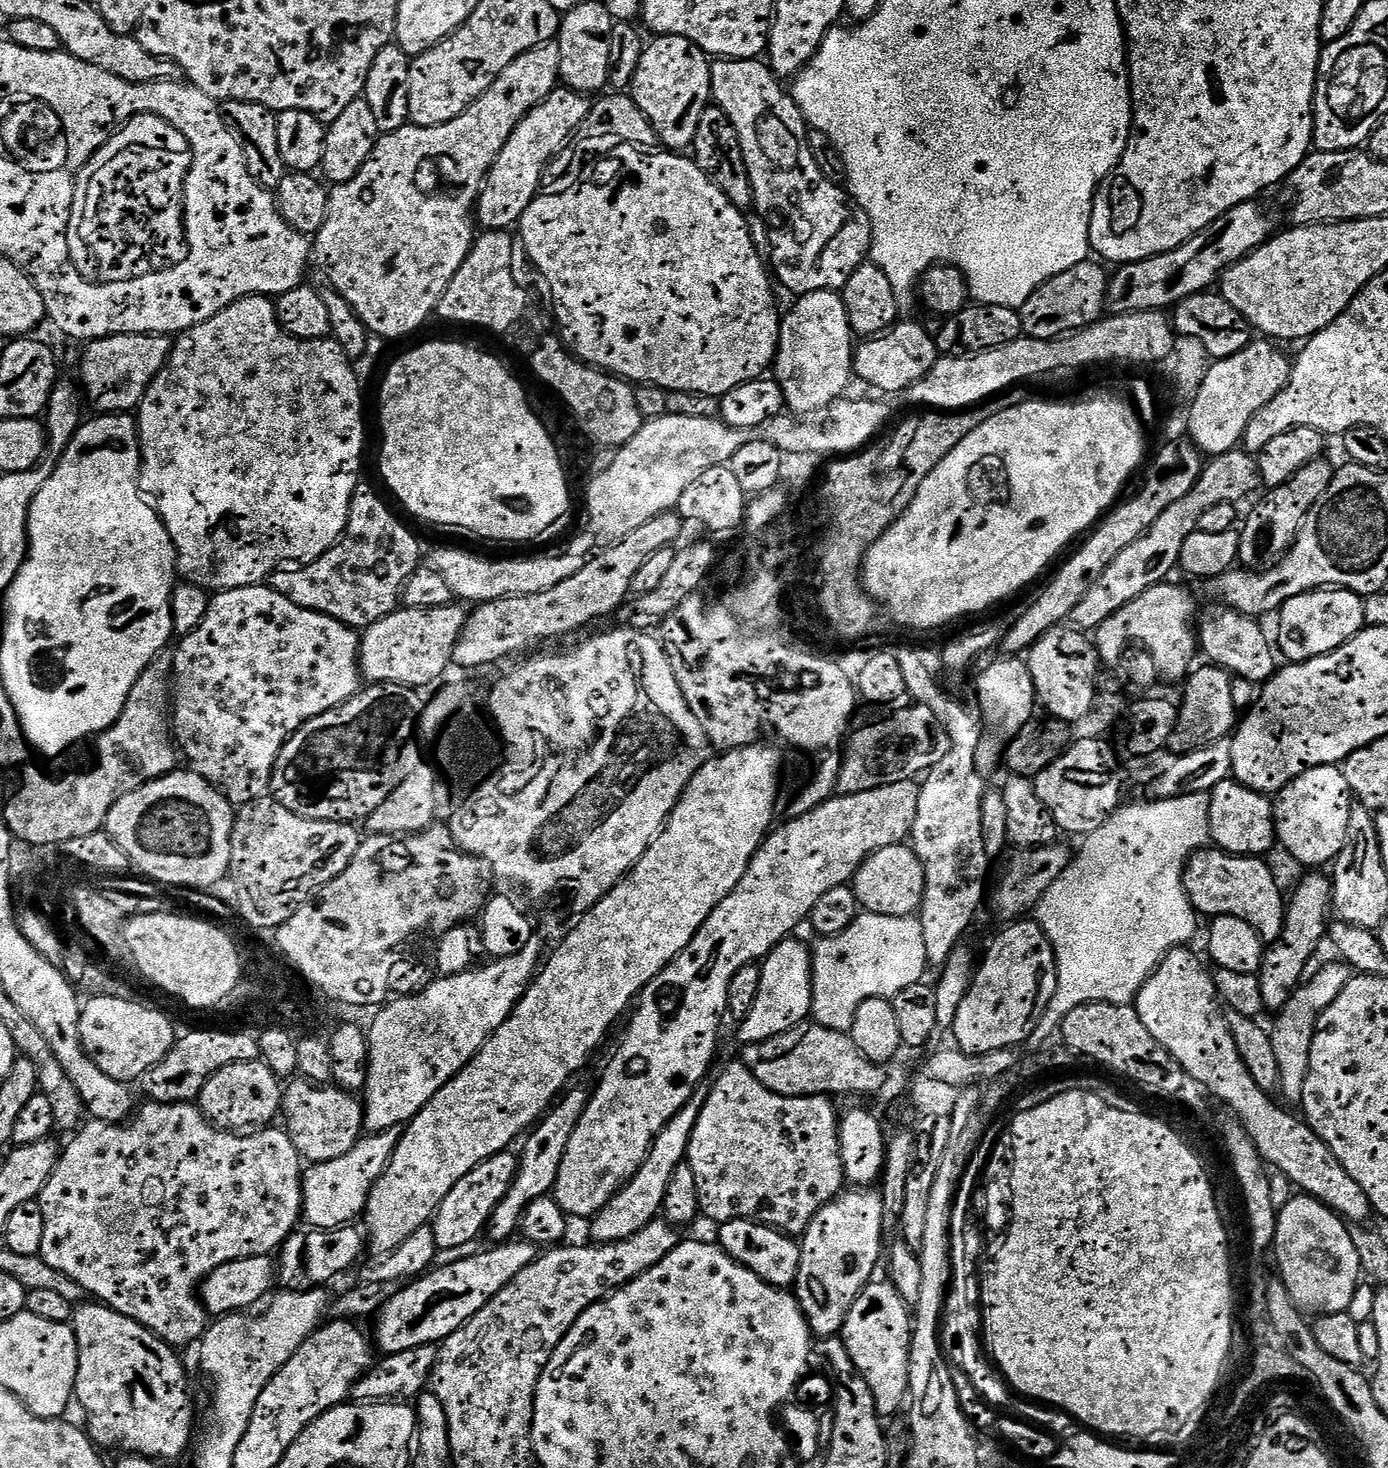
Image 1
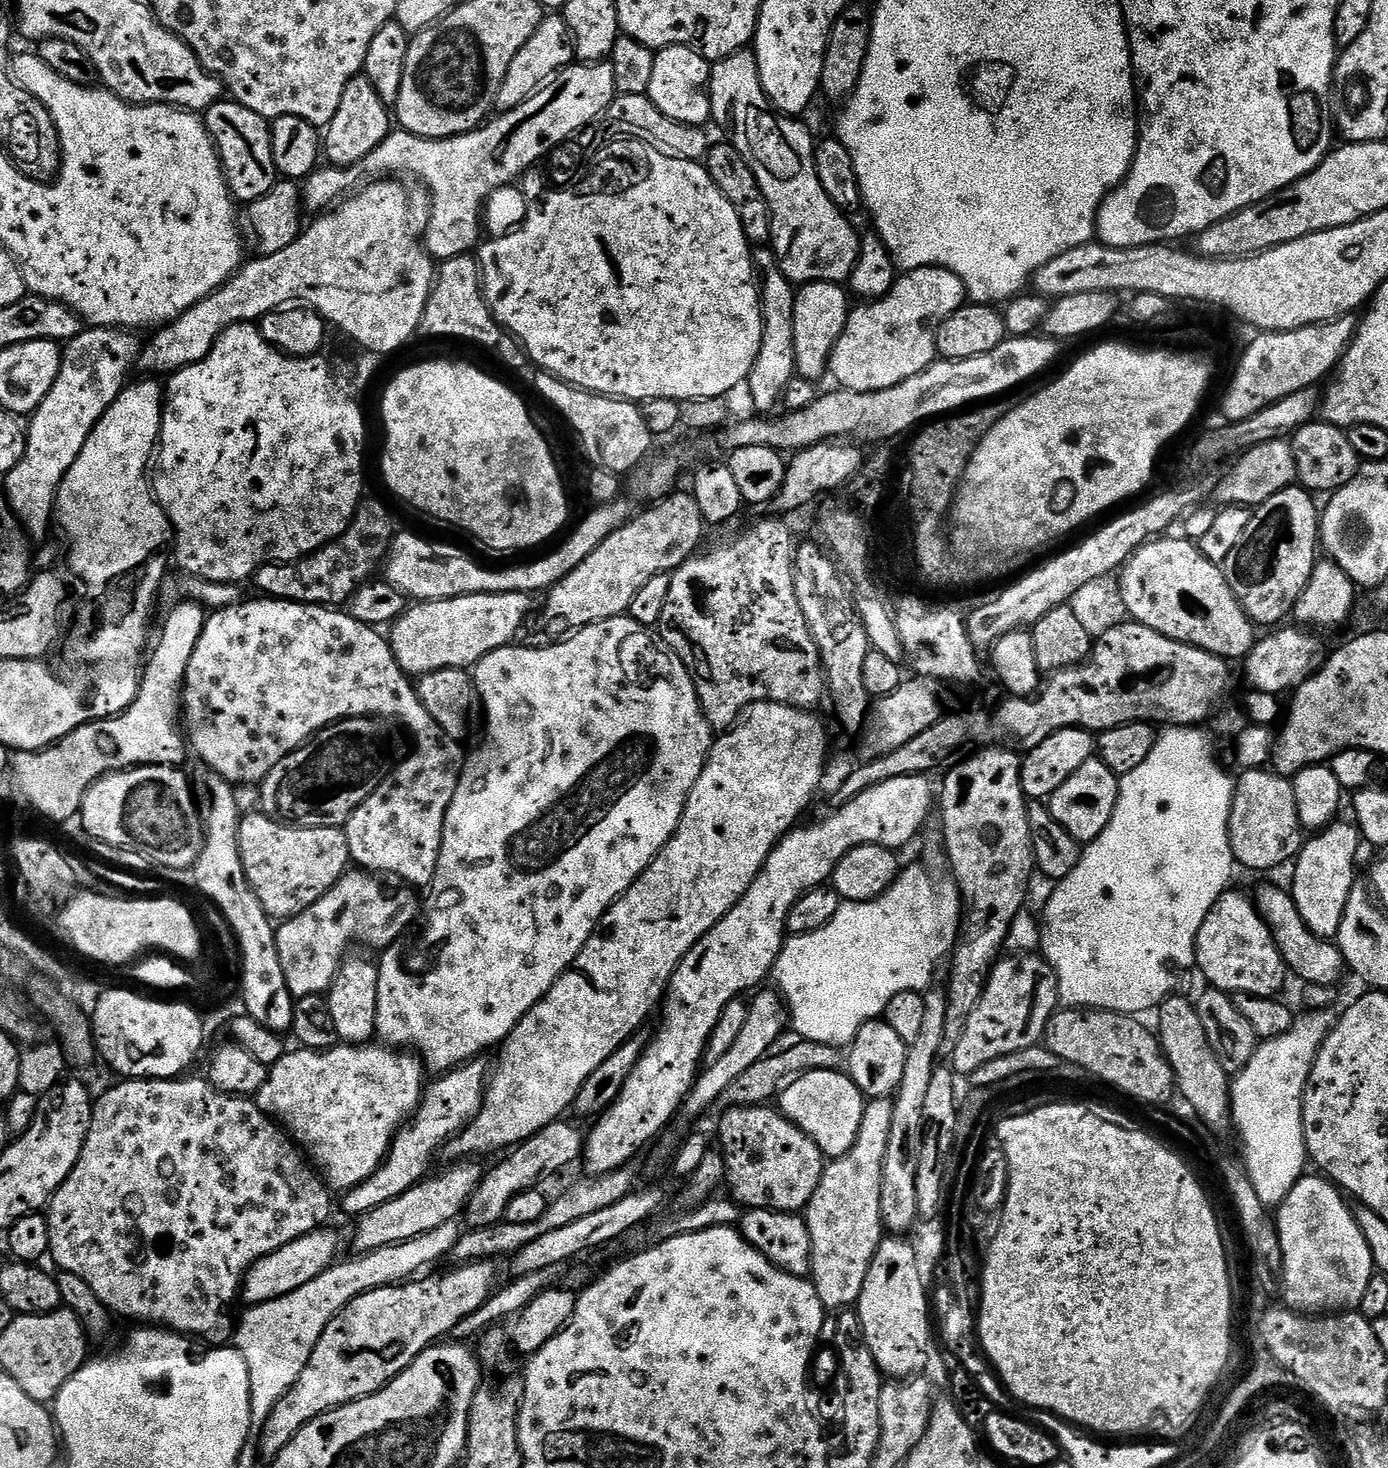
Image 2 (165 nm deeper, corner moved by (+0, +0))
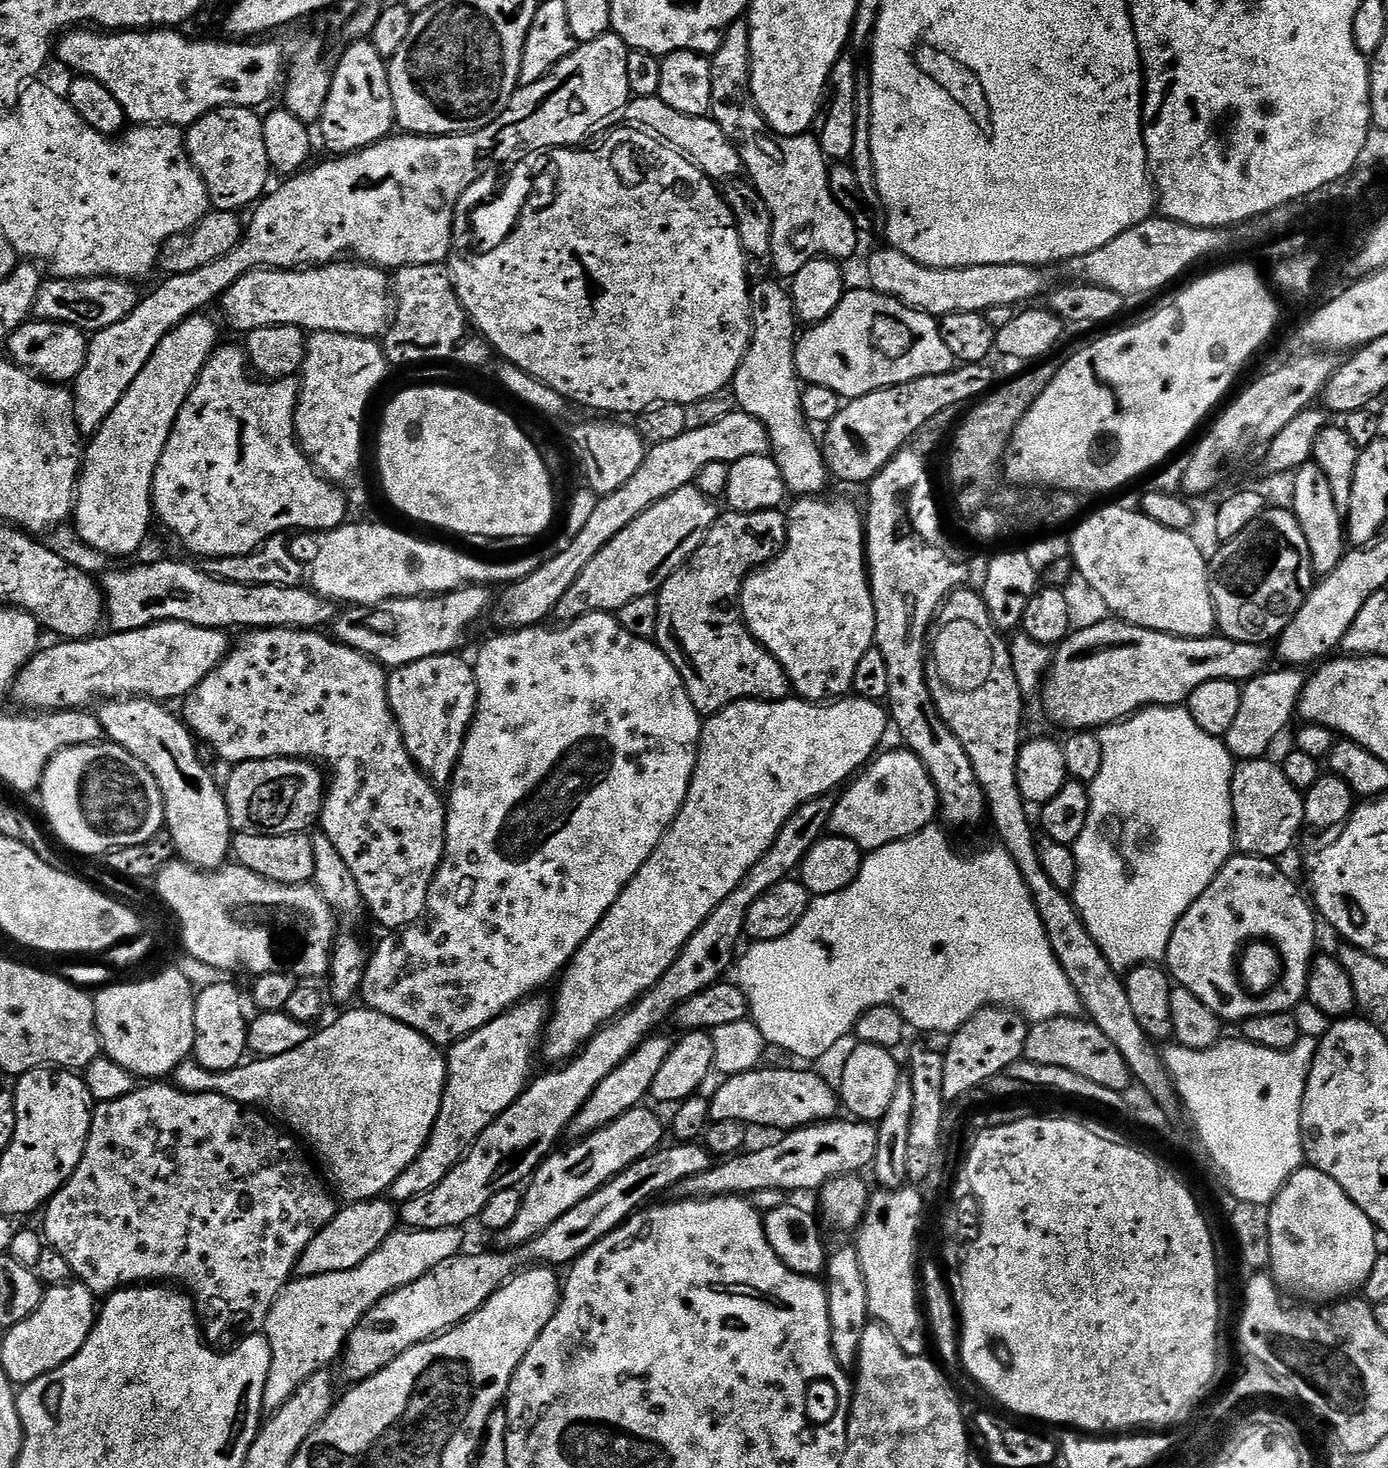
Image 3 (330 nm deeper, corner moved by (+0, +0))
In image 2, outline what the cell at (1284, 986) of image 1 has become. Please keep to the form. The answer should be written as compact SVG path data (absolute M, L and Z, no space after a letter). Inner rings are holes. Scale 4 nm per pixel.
M1332 822L1327 828L1317 831L1300 848L1296 856L1296 869L1292 872L1290 895L1302 914L1302 922L1315 936L1335 937L1344 917L1348 893L1354 887L1352 867L1356 864L1356 847L1362 844L1362 837L1351 823Z

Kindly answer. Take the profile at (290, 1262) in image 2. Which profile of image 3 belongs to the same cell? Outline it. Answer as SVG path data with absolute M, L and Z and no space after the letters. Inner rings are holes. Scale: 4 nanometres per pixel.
M377 1198L375 1200L358 1200L348 1202L337 1211L335 1218L324 1227L321 1232L302 1250L300 1260L296 1263L295 1275L321 1276L322 1274L334 1274L338 1270L354 1270L386 1238L390 1238L392 1232L398 1228L398 1208L391 1199ZM345 1207L345 1208L344 1208Z

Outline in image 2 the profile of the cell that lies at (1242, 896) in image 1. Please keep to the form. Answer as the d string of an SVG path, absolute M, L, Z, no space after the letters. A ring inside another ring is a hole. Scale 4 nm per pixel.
M1260 884L1256 888L1254 903L1260 917L1267 922L1268 929L1272 931L1274 942L1284 960L1285 969L1292 972L1300 980L1308 984L1332 984L1340 976L1340 968L1345 967L1344 957L1339 948L1333 946L1327 939L1315 936L1302 922L1302 914L1298 914L1298 906L1294 898L1276 884Z

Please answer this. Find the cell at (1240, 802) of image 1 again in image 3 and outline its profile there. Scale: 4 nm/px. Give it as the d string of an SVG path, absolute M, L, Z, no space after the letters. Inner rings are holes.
M1272 758L1258 760L1242 760L1235 765L1232 773L1232 826L1234 844L1245 856L1265 856L1268 860L1276 860L1284 856L1292 848L1292 843L1300 836L1300 827L1305 827L1304 798L1301 789L1296 788L1286 778L1283 767Z

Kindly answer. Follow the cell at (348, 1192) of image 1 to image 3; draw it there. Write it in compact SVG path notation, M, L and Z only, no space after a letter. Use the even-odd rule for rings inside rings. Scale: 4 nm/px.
M533 994L527 1000L513 1004L501 1016L494 1018L486 1026L474 1030L469 1036L462 1037L447 1049L448 1081L444 1087L442 1106L434 1122L434 1130L422 1154L418 1154L418 1158L414 1158L414 1162L410 1162L407 1170L398 1174L398 1178L393 1182L390 1189L393 1201L403 1202L418 1194L426 1194L426 1190L434 1190L434 1186L438 1186L438 1182L442 1182L442 1178L446 1178L446 1174L450 1174L450 1170L454 1170L454 1166L458 1166L458 1162L464 1159L464 1153L480 1137L482 1130L486 1130L486 1126L493 1124L524 1093L533 1075L532 1059L541 1051L544 1029L548 1026L550 1015L549 997L547 1000L540 995L544 994Z

